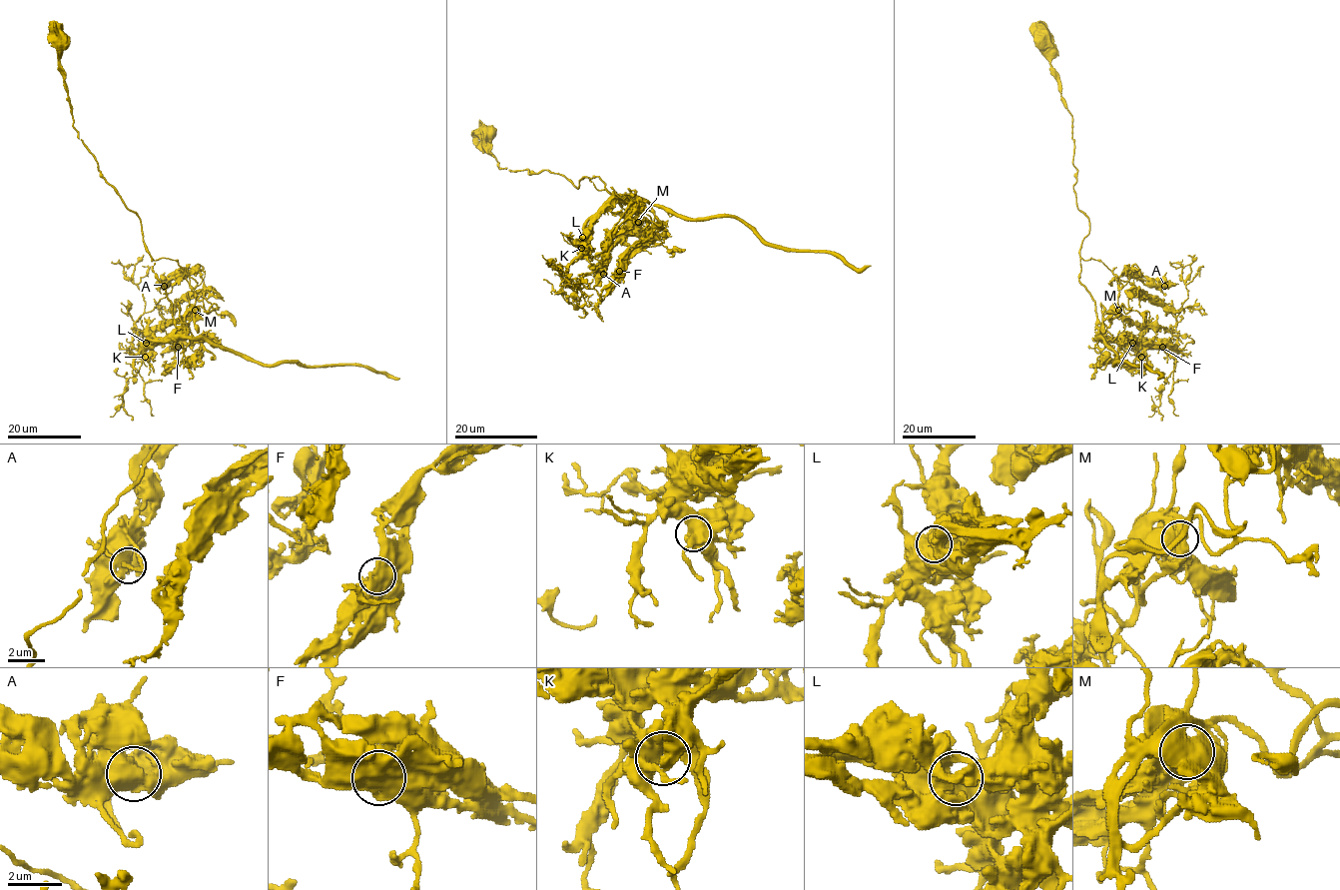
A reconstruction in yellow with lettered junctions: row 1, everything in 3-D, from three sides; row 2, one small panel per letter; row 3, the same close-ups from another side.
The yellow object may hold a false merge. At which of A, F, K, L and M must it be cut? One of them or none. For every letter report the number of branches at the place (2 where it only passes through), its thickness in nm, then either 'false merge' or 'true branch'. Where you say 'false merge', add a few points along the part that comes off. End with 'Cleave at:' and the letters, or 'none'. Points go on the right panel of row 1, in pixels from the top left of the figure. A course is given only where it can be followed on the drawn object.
A: 1 | 950 nm | true branch
F: 1 | 950 nm | true branch
K: 1 | 900 nm | true branch
L: 1 | 950 nm | false merge | (1132, 343), (1096, 338), (1116, 354), (1115, 365), (1145, 366), (1160, 376), (1157, 379)
M: 1 | 850 nm | true branch
Cleave at: L

